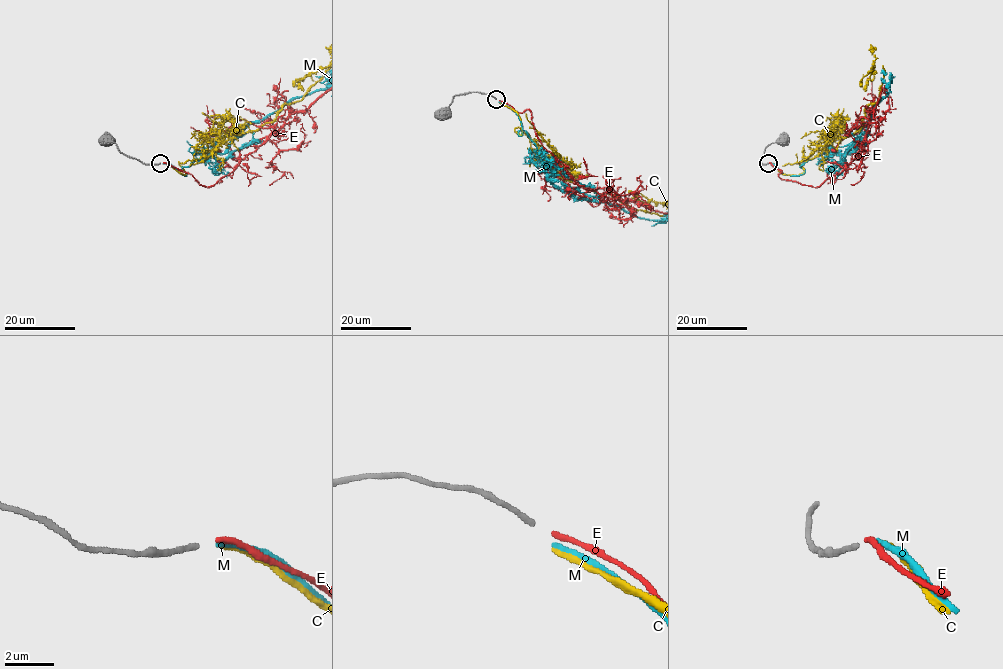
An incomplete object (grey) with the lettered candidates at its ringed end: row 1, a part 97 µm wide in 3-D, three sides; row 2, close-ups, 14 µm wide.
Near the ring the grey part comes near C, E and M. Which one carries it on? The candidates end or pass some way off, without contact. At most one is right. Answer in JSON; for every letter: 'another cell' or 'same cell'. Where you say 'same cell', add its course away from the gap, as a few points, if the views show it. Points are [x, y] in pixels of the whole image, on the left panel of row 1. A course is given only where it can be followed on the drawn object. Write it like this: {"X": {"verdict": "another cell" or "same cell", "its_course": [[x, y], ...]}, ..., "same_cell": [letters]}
{"C": {"verdict": "another cell"}, "E": {"verdict": "same cell"}, "M": {"verdict": "another cell"}, "same_cell": ["E"]}

